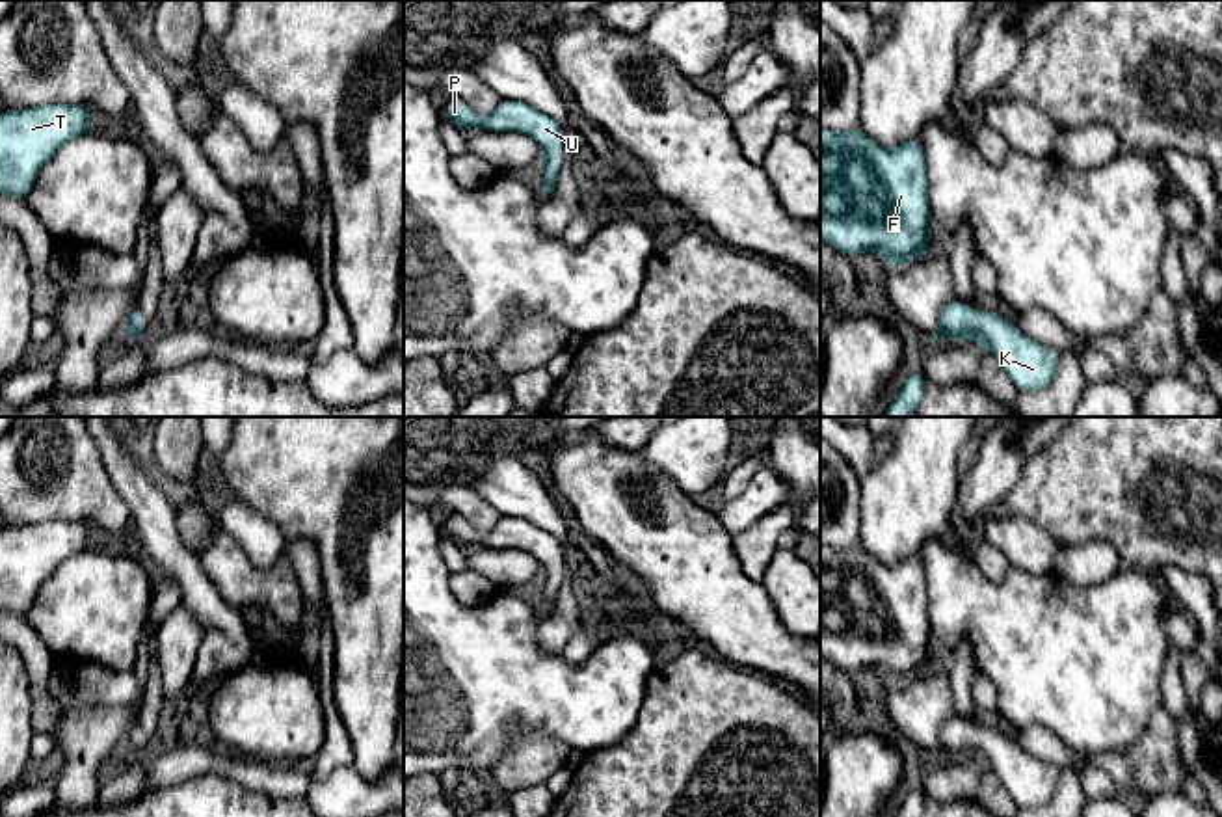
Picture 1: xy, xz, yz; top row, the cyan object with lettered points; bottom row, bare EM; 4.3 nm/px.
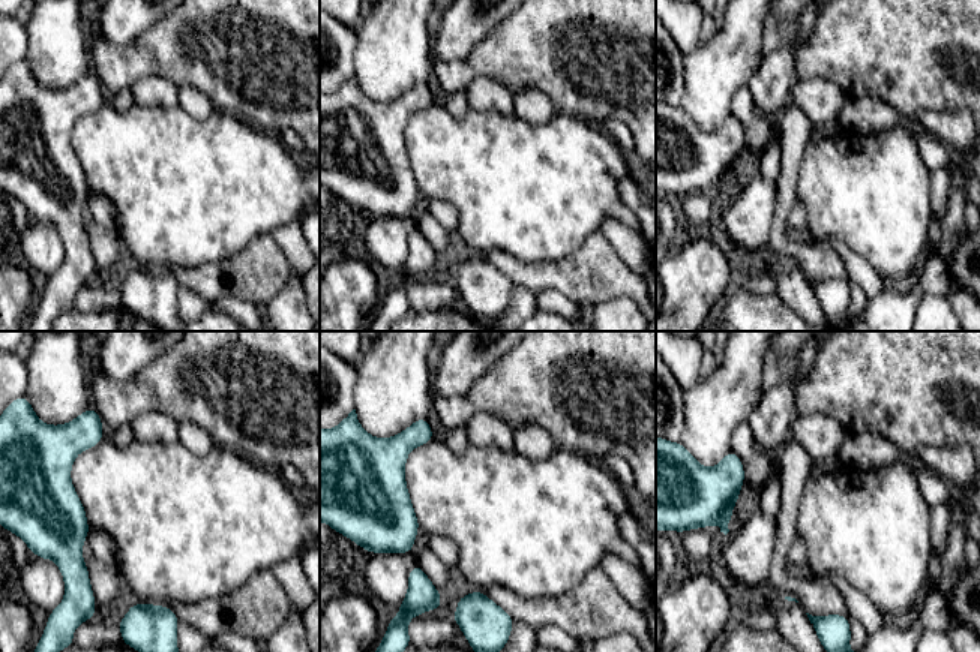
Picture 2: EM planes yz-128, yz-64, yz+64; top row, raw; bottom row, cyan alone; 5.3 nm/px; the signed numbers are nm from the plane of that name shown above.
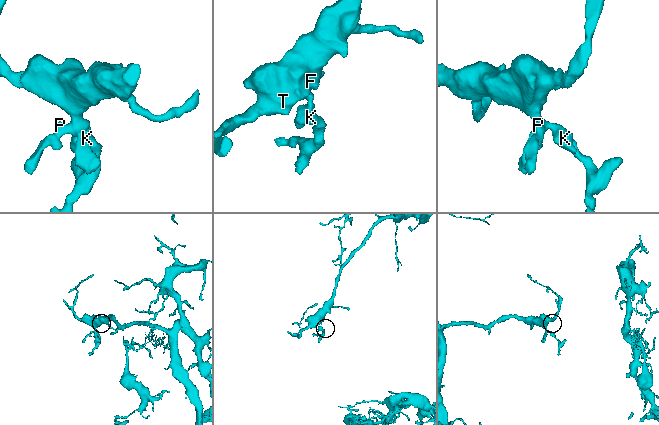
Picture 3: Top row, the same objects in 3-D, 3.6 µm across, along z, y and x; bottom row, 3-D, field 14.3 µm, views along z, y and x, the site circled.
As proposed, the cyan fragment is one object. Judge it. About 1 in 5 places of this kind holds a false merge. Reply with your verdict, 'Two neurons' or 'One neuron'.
One neuron

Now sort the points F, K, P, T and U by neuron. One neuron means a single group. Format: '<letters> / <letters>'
F K P T U

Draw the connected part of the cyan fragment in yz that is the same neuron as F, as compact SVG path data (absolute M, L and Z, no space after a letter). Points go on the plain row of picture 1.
M857 542L848 549L820 543L822 659L848 674L876 668L887 685L897 685L928 672L932 636L928 590L917 553L887 566L872 558Z

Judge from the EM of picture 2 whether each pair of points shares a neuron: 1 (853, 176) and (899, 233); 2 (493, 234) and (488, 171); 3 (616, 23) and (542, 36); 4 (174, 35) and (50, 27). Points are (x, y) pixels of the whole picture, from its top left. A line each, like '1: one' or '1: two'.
1: one
2: one
3: one
4: two

